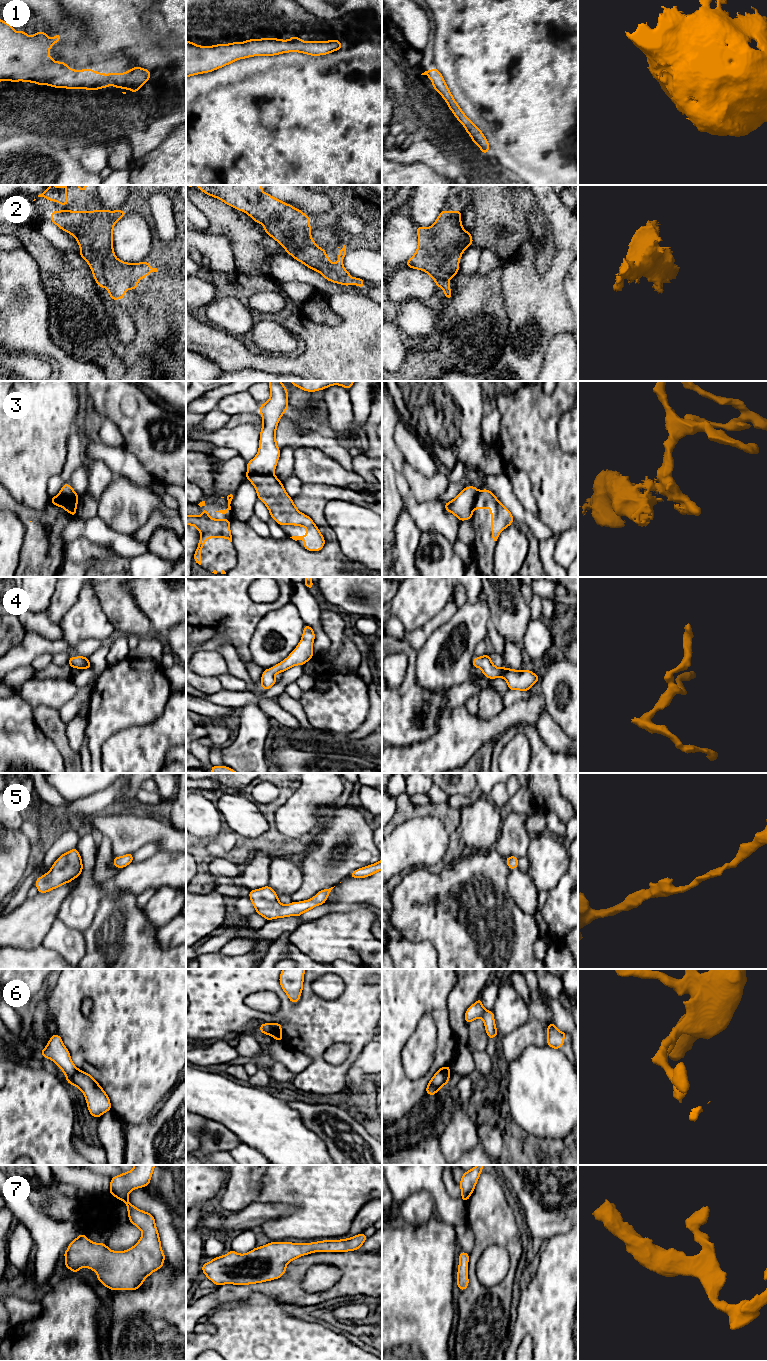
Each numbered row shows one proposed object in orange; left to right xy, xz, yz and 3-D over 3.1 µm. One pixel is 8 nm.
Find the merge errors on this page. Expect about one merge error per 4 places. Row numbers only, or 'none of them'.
3, 6

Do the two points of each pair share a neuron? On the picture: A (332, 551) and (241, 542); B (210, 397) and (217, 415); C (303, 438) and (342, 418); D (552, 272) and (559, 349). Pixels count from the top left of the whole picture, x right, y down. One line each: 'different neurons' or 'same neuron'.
A: same neuron
B: different neurons
C: different neurons
D: different neurons

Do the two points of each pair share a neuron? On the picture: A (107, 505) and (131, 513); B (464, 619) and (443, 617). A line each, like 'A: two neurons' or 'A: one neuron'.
A: one neuron
B: two neurons

